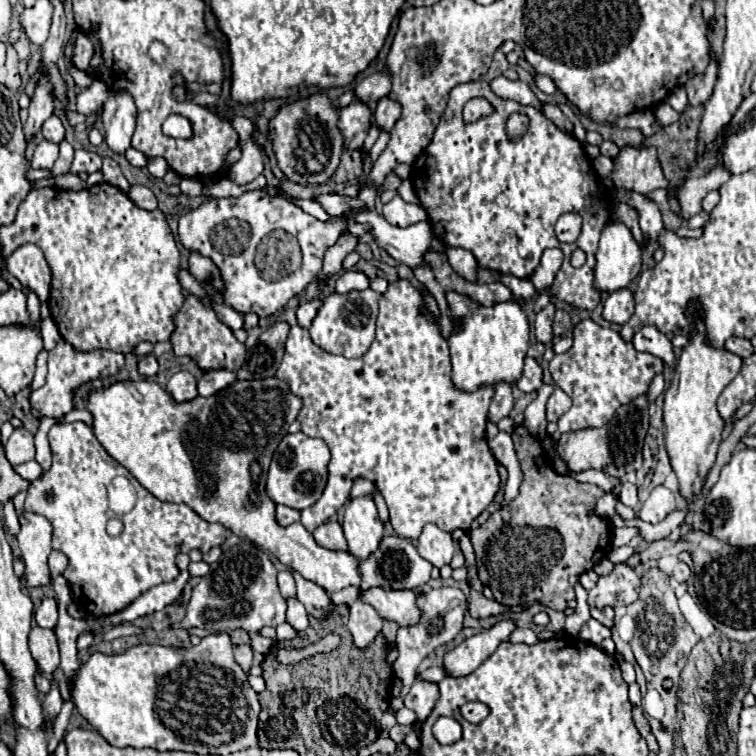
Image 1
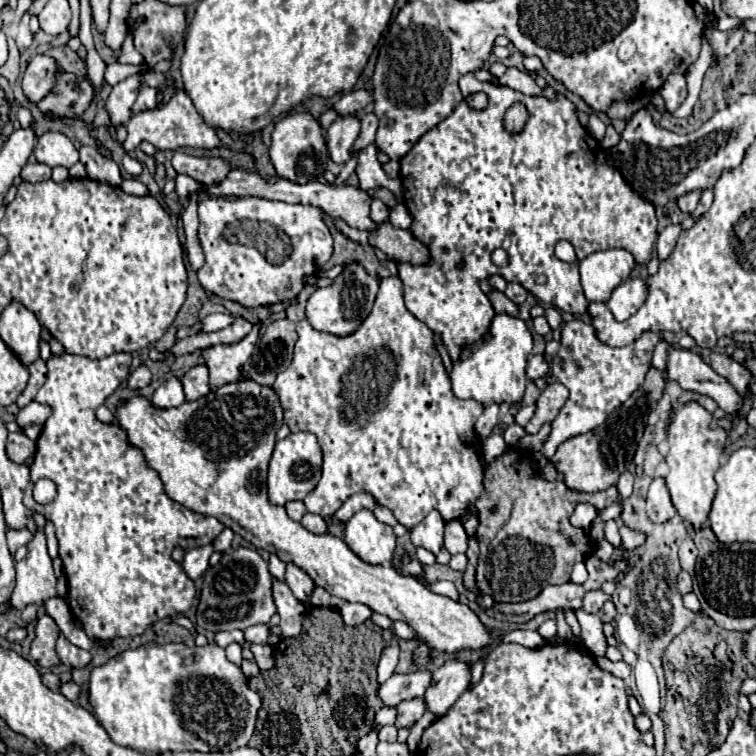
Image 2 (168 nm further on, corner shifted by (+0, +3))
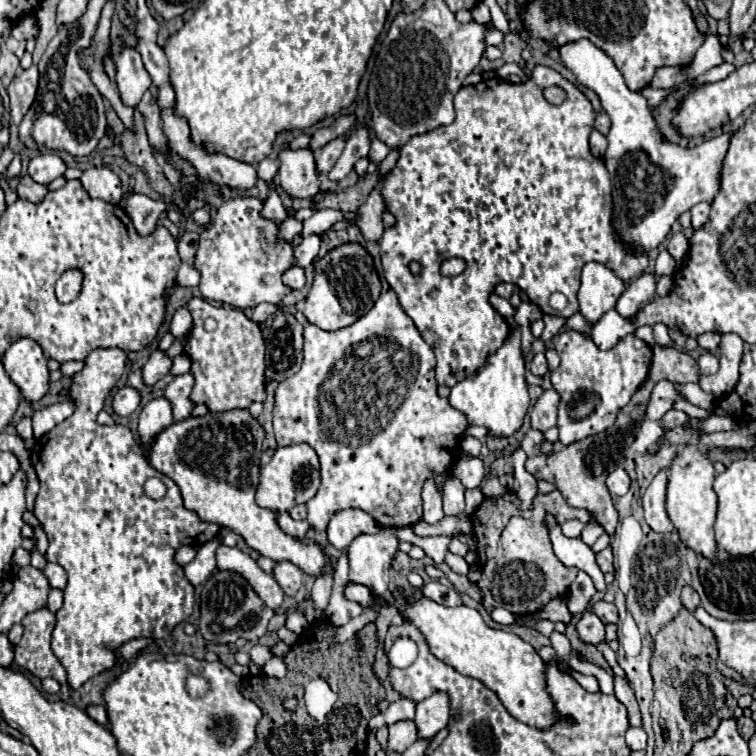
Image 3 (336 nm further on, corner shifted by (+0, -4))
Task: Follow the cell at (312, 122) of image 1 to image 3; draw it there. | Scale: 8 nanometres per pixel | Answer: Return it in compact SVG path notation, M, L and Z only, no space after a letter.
M284 145L282 151L278 153L278 161L280 187L292 199L310 197L320 191L320 173L316 169L314 153L308 147L290 149L288 145Z

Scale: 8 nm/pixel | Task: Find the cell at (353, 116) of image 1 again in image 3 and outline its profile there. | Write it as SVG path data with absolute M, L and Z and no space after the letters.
M338 137L338 139L326 143L326 145L320 149L320 155L318 155L318 159L316 159L316 167L318 167L320 173L328 173L328 171L336 165L340 153L344 151L344 143L346 143L346 139L344 139L344 137Z

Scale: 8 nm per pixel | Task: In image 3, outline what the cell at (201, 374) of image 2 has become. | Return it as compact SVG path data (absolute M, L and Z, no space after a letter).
M184 373L174 377L174 381L164 389L164 397L172 403L172 409L174 409L174 421L180 421L192 415L192 409L196 405L190 399L192 383L194 383L192 373Z

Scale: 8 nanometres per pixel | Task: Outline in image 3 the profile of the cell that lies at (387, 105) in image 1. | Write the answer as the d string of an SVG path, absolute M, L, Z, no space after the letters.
M360 127L356 129L348 141L346 141L346 149L344 153L340 155L338 163L334 165L334 169L328 173L330 179L334 181L340 181L344 179L352 169L354 169L354 163L360 159L360 157L366 157L370 151L370 131L366 127Z

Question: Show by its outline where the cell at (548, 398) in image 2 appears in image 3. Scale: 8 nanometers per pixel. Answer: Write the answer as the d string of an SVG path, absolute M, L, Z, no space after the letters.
M550 389L550 391L544 391L542 397L536 401L536 405L532 407L532 429L538 429L538 431L546 431L550 427L556 425L556 413L558 413L558 405L560 405L560 395Z

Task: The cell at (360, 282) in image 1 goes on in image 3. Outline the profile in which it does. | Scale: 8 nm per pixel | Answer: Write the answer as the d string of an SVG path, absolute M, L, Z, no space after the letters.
M292 267L284 273L284 283L290 287L290 289L302 289L306 287L306 275L304 275L304 269L302 267Z

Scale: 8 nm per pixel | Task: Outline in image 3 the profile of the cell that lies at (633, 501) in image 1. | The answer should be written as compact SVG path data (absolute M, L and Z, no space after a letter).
M618 467L616 471L612 471L608 475L606 485L608 485L608 489L610 489L612 495L626 495L628 489L630 489L630 477L628 477L628 473L624 469Z

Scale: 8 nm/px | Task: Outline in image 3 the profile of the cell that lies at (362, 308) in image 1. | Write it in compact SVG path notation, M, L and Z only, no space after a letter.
M346 243L334 251L328 251L322 259L314 263L314 271L316 277L306 297L304 317L324 331L338 331L352 325L364 313L368 313L380 297L380 283L374 261L356 243Z

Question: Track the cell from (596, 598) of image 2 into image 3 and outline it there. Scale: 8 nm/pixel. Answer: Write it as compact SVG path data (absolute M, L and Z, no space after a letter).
M588 611L584 613L584 617L578 621L576 625L580 637L592 645L596 645L598 641L604 641L604 623L598 619L596 613Z

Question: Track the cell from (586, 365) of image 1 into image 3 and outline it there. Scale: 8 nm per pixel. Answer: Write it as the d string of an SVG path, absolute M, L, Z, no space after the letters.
M566 329L558 335L554 349L560 355L560 365L552 371L552 385L560 393L558 441L562 445L576 443L608 429L616 421L618 411L644 383L652 361L652 347L636 335L620 339L620 343L610 351L600 351L582 333Z

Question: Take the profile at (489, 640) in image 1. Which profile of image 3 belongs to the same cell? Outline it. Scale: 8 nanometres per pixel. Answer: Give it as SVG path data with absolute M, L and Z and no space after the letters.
M436 691L428 699L416 705L416 725L420 737L434 737L448 725L450 719L450 697L446 691Z

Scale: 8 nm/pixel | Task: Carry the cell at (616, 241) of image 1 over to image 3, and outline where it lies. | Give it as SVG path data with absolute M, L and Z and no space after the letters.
M586 263L582 269L582 285L578 291L580 313L588 323L598 321L606 311L614 309L624 291L624 281L602 263Z

